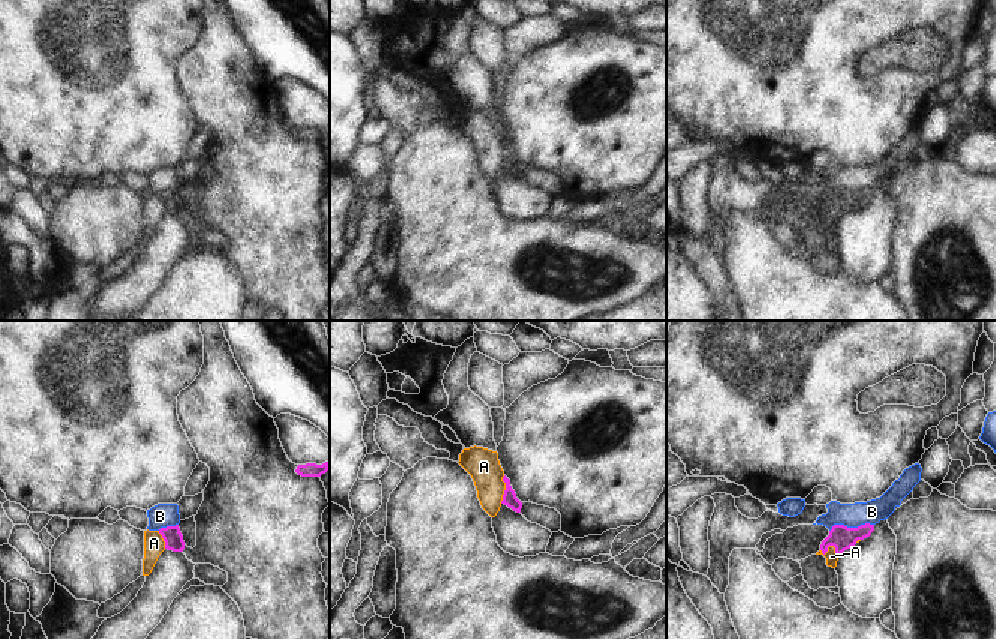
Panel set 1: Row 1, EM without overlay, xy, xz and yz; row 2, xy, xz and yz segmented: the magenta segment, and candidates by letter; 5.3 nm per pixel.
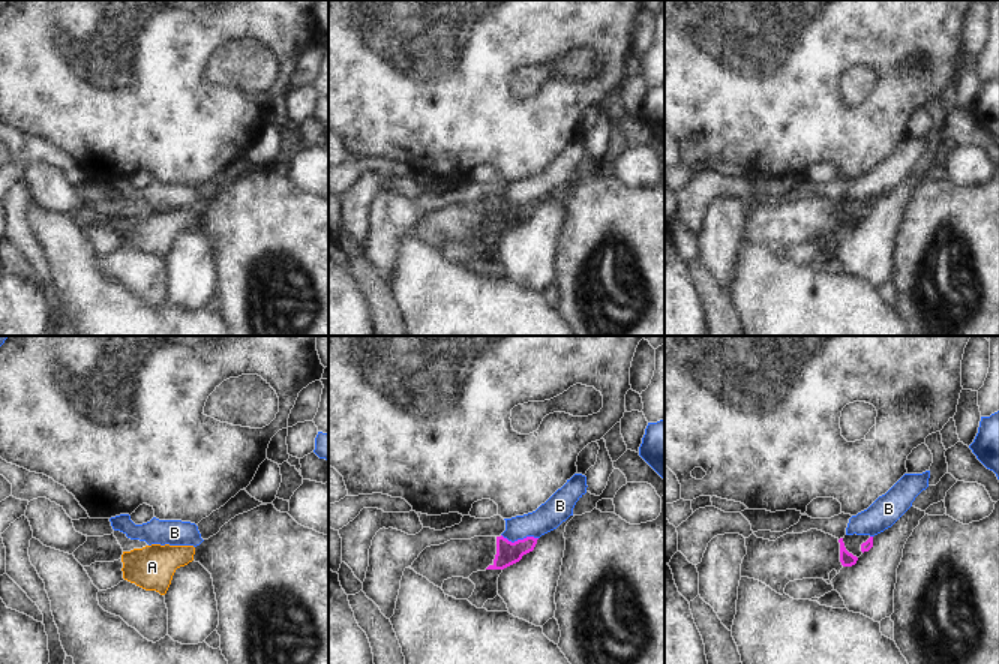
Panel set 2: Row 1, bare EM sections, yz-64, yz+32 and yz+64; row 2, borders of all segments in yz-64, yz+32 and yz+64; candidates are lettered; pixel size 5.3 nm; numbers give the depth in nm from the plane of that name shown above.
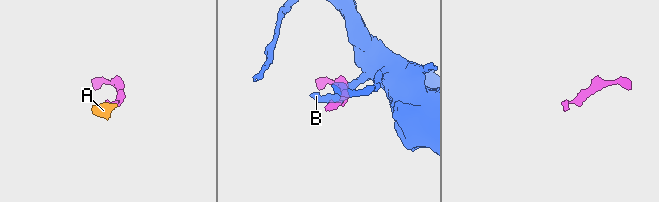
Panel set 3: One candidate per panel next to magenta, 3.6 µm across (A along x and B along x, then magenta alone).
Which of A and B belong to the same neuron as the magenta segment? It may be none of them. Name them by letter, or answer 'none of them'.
A

